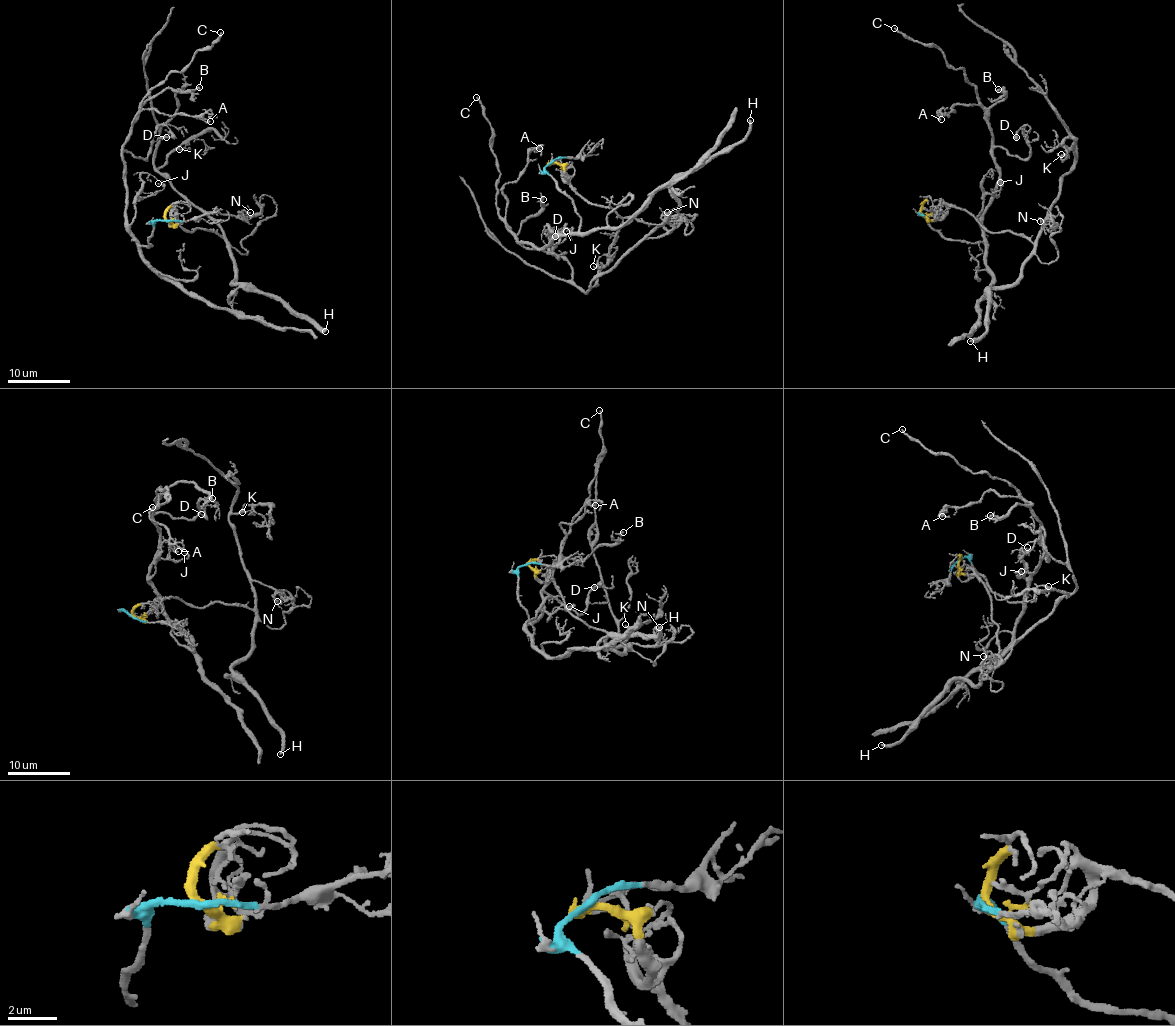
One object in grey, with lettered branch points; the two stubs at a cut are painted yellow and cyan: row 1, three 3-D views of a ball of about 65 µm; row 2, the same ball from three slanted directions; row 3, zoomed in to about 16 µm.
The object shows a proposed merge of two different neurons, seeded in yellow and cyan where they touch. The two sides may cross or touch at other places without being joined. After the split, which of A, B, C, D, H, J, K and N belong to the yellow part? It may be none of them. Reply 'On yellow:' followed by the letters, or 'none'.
On yellow: H, K, N

